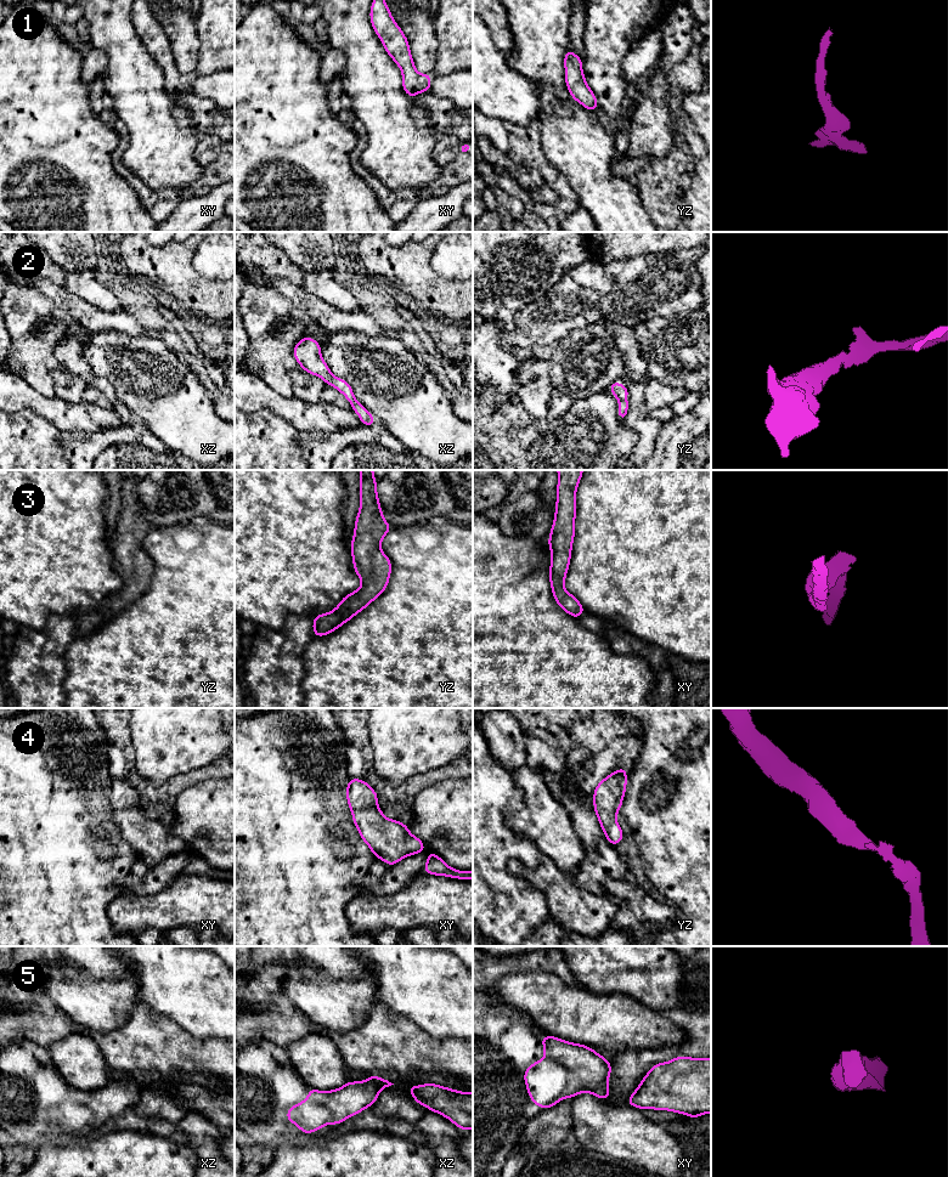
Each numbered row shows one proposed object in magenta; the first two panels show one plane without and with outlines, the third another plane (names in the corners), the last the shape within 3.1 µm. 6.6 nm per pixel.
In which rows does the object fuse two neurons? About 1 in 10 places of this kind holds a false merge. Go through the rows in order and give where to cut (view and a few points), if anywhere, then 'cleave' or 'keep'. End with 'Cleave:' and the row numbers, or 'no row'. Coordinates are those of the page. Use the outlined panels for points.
1: no cut | keep
2: no cut | keep
3: no cut | keep
4: no cut | keep
5: no cut | keep
Cleave: no row

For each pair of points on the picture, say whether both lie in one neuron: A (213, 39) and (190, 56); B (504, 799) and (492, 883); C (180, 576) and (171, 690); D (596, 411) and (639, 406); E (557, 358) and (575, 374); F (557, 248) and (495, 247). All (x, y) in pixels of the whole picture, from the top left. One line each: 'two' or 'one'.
A: two
B: one
C: one
D: two
E: one
F: one

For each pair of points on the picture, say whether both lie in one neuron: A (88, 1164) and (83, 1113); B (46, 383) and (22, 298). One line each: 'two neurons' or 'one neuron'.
A: two neurons
B: one neuron

